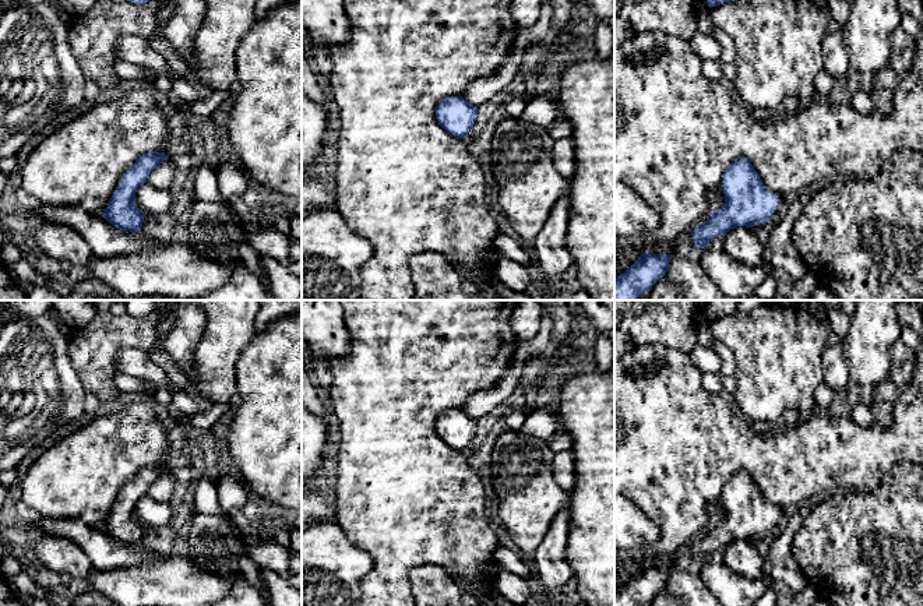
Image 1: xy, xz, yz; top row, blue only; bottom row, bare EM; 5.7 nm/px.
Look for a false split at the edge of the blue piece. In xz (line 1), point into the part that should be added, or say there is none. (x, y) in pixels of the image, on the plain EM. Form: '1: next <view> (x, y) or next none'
1: next none

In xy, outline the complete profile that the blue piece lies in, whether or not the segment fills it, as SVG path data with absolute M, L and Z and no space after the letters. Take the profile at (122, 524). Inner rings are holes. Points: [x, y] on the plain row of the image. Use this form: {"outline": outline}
{"outline": "M148 465L121 489L103 524L103 531L109 536L123 543L141 543L145 526L135 517L137 501L148 494L151 485L168 471L163 465Z"}

